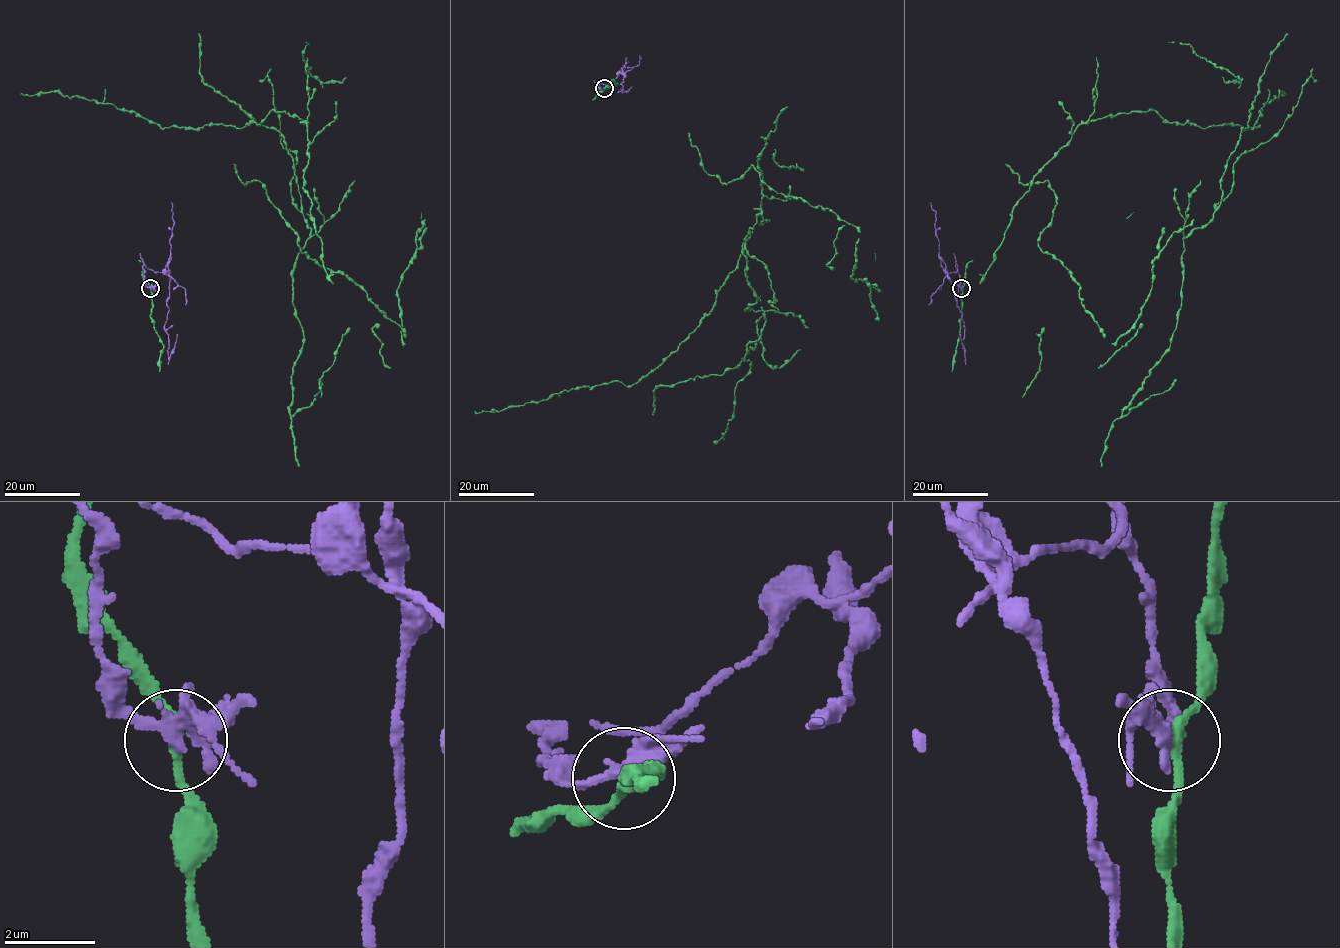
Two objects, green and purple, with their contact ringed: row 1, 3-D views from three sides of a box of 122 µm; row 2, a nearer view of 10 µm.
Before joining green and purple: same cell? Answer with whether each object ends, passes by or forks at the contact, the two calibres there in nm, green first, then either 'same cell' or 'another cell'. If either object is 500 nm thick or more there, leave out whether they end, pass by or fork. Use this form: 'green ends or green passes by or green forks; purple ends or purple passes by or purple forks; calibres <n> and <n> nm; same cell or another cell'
green passes by; purple forks; calibres 200 and 240 nm; another cell

